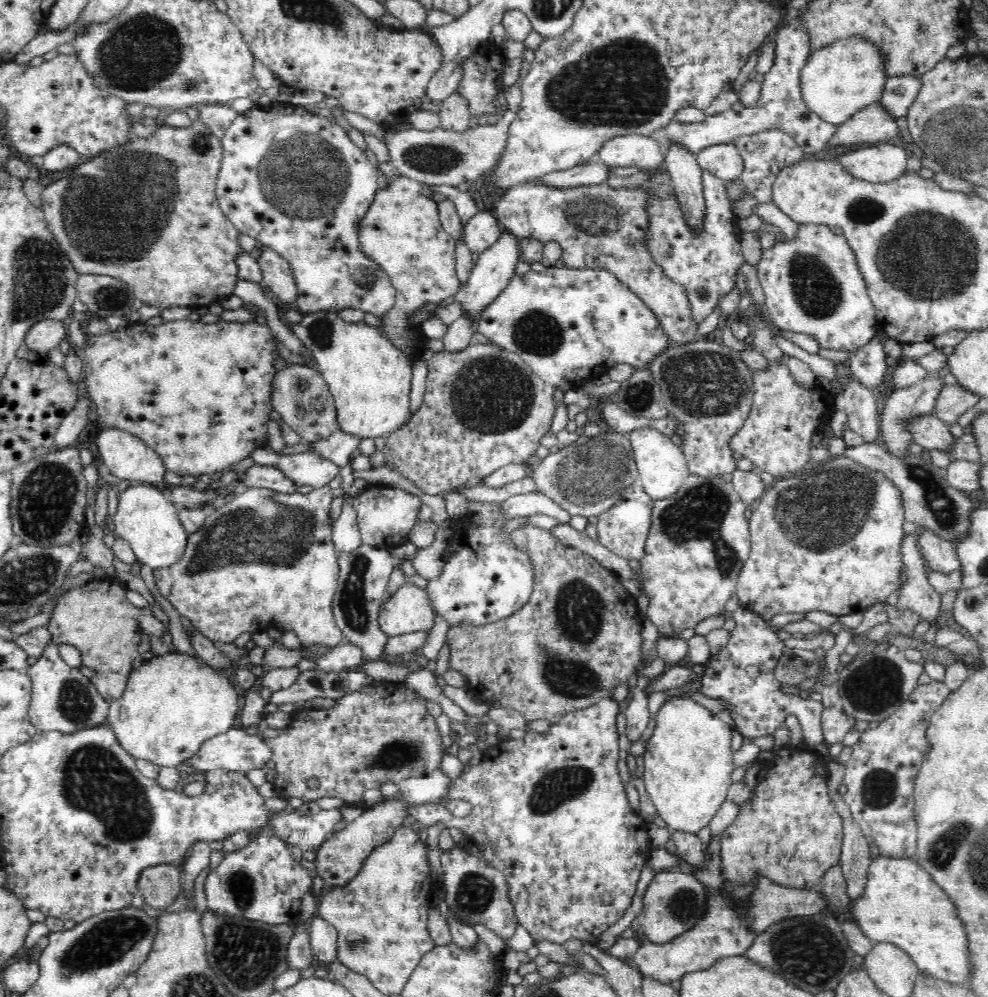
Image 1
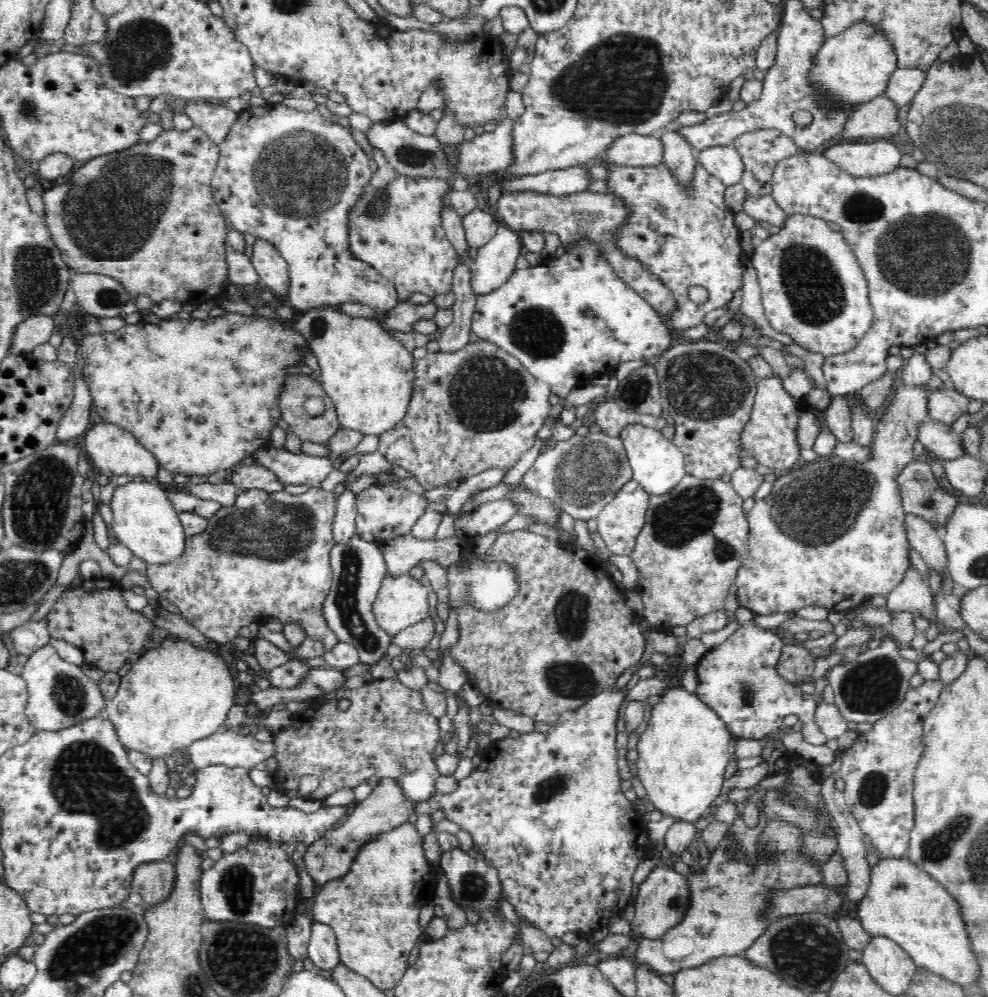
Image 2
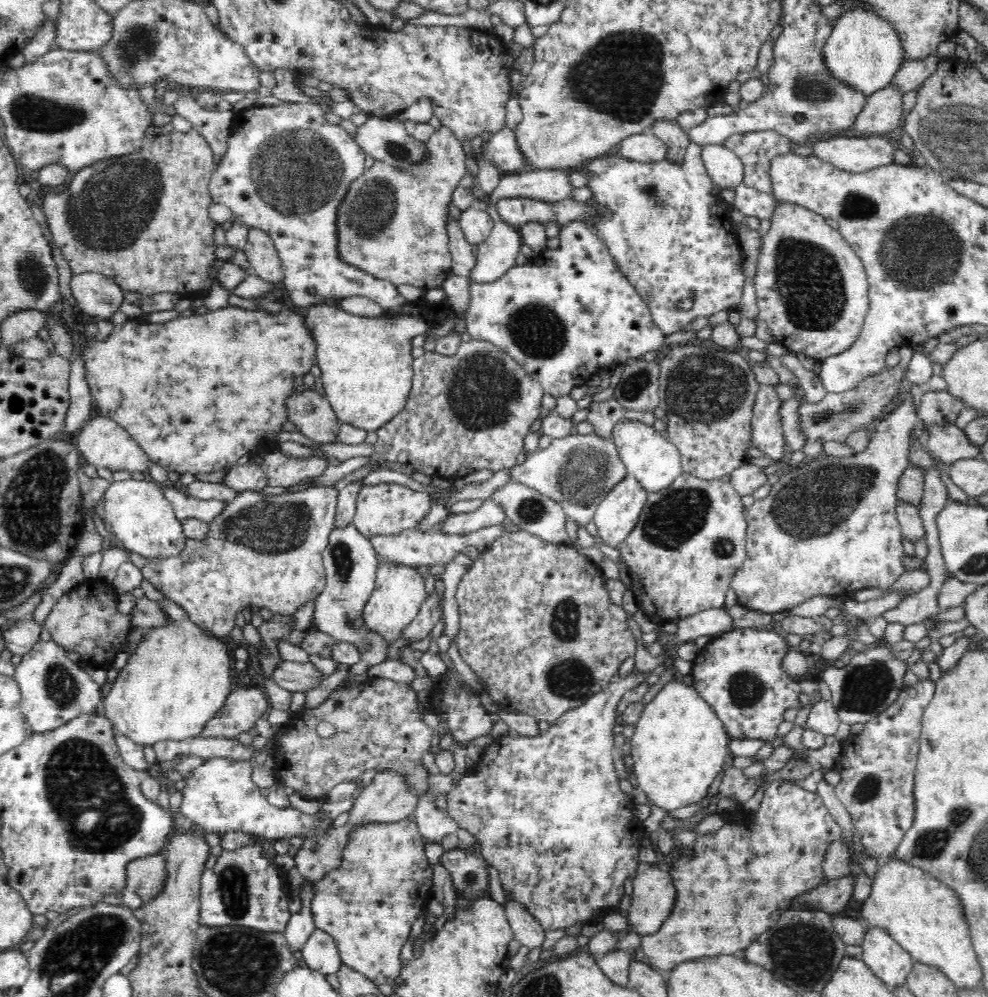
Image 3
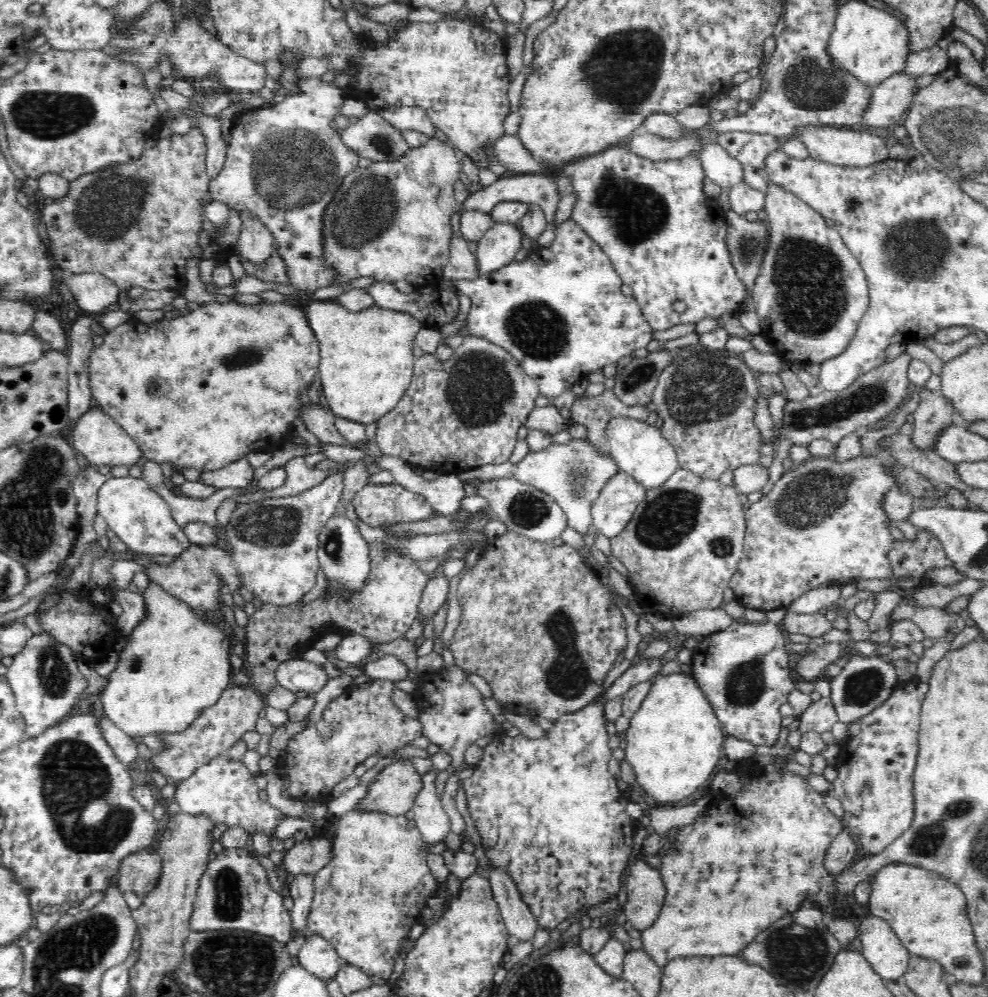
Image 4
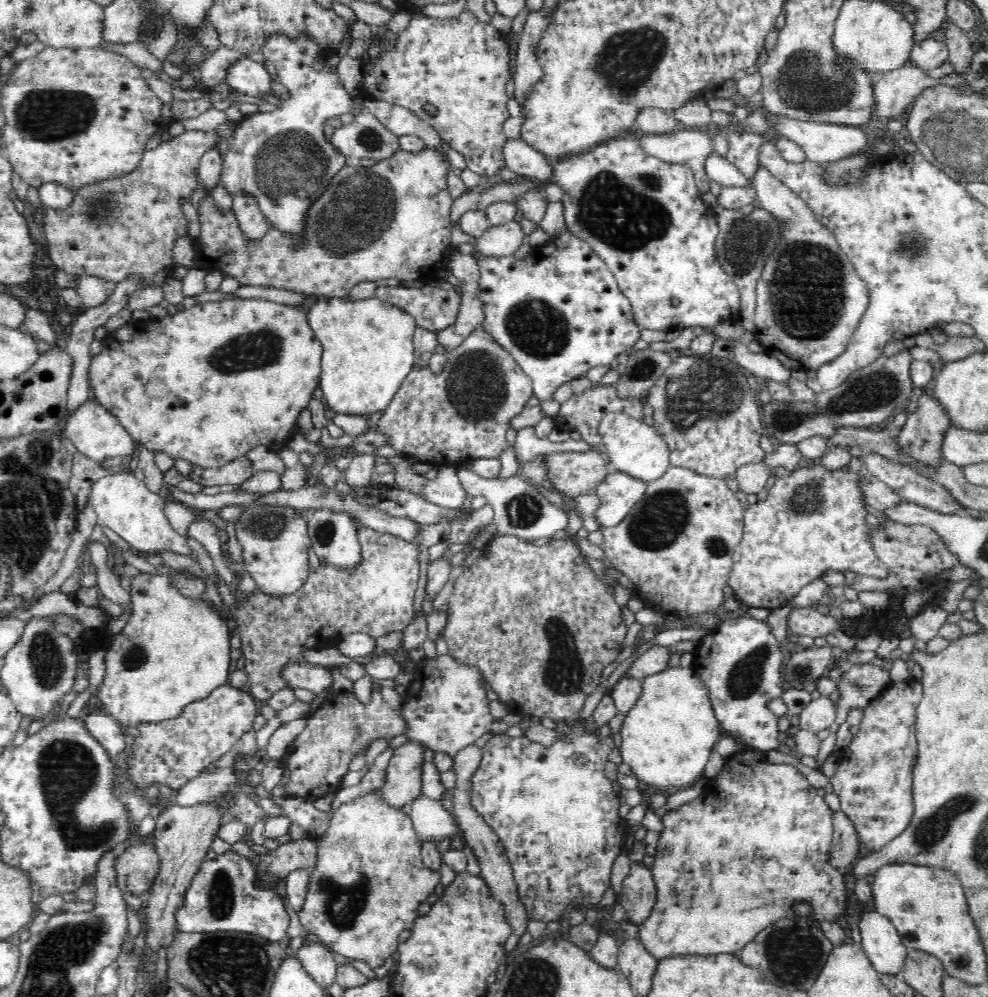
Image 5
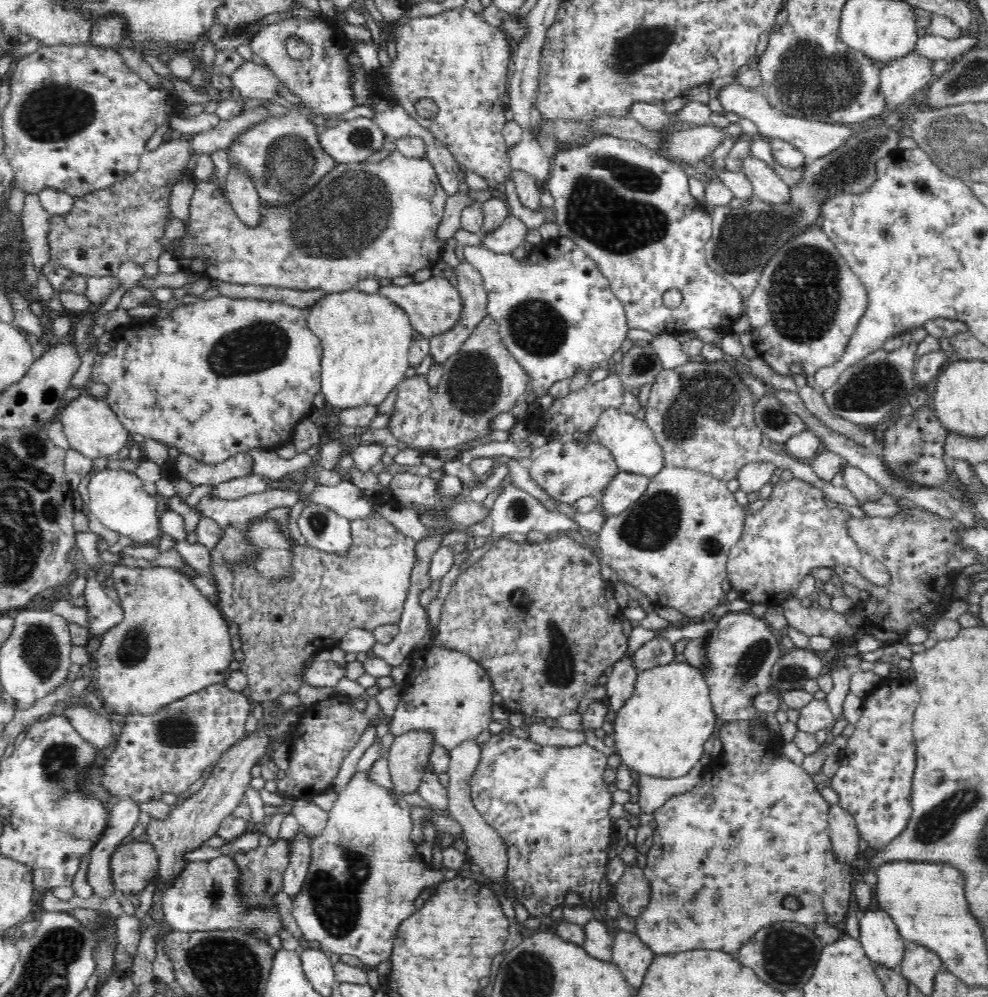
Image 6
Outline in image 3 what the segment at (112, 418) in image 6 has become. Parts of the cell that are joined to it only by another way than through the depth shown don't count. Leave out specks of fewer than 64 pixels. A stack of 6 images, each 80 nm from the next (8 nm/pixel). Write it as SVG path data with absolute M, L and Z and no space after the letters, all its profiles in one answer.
M94 413L79 428L78 434L73 438L72 444L79 450L79 454L97 468L107 468L112 472L128 471L140 472L145 475L150 468L150 460L138 443L118 423L110 417Z

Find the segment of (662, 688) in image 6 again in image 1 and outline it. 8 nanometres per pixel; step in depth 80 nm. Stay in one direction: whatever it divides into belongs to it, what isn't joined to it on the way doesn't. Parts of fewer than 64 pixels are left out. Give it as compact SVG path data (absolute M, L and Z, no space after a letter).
M688 694L669 697L656 712L652 720L652 734L646 740L646 750L642 754L645 769L641 776L646 792L656 806L657 816L668 823L671 829L698 834L704 826L712 822L732 784L730 776L734 763L730 746L733 732L726 720L692 700Z

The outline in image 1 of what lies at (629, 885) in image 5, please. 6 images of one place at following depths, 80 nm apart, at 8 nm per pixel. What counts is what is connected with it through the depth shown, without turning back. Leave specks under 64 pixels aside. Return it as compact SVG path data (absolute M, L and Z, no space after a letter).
M664 869L656 872L644 892L642 912L636 916L640 922L639 929L644 932L644 936L652 942L663 943L689 929L694 924L695 918L703 911L705 897L703 886L704 884L682 871Z

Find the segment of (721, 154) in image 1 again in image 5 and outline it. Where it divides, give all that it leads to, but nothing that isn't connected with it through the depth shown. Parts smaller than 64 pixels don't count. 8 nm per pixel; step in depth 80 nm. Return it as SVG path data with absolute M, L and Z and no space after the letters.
M713 151L706 159L705 172L710 182L716 186L751 188L751 180L742 174L732 162Z

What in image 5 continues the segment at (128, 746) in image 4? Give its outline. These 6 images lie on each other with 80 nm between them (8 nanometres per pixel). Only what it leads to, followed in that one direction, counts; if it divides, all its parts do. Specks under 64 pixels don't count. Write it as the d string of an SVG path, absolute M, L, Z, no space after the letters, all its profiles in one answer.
M83 711L79 715L83 729L98 742L107 754L116 756L126 752L124 733L119 724L108 714L89 714Z

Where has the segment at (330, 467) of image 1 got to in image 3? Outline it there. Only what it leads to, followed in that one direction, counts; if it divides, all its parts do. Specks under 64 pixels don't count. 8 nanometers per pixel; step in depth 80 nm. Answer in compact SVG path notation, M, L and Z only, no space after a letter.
M277 448L271 451L270 462L265 466L266 485L280 488L280 486L290 487L294 484L302 484L306 480L322 476L327 466L328 461L324 458L288 457Z

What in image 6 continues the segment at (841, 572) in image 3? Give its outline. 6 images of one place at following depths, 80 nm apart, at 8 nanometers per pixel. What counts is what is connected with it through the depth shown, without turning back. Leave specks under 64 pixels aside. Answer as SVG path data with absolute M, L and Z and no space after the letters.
M797 478L790 481L780 480L773 486L771 496L760 510L756 513L748 511L742 537L730 550L726 559L727 578L742 599L751 604L776 607L789 596L796 596L800 581L814 568L853 566L866 582L874 586L884 586L890 580L888 567L883 562L862 552L854 541L848 539L845 520L851 517L850 514L839 508L830 508L824 502L824 498L822 490L803 480Z

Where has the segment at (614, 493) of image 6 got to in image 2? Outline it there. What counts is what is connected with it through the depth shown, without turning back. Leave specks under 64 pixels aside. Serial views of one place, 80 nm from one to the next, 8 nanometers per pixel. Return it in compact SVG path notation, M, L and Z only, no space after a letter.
M634 479L616 491L616 496L597 516L597 531L615 555L630 555L642 530L649 495Z

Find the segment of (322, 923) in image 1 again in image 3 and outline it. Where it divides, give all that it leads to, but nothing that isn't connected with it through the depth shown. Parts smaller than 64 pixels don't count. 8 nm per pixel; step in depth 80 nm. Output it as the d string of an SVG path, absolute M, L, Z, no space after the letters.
M315 929L301 948L301 960L304 960L306 968L320 972L324 977L337 975L343 966L336 943L325 932Z

